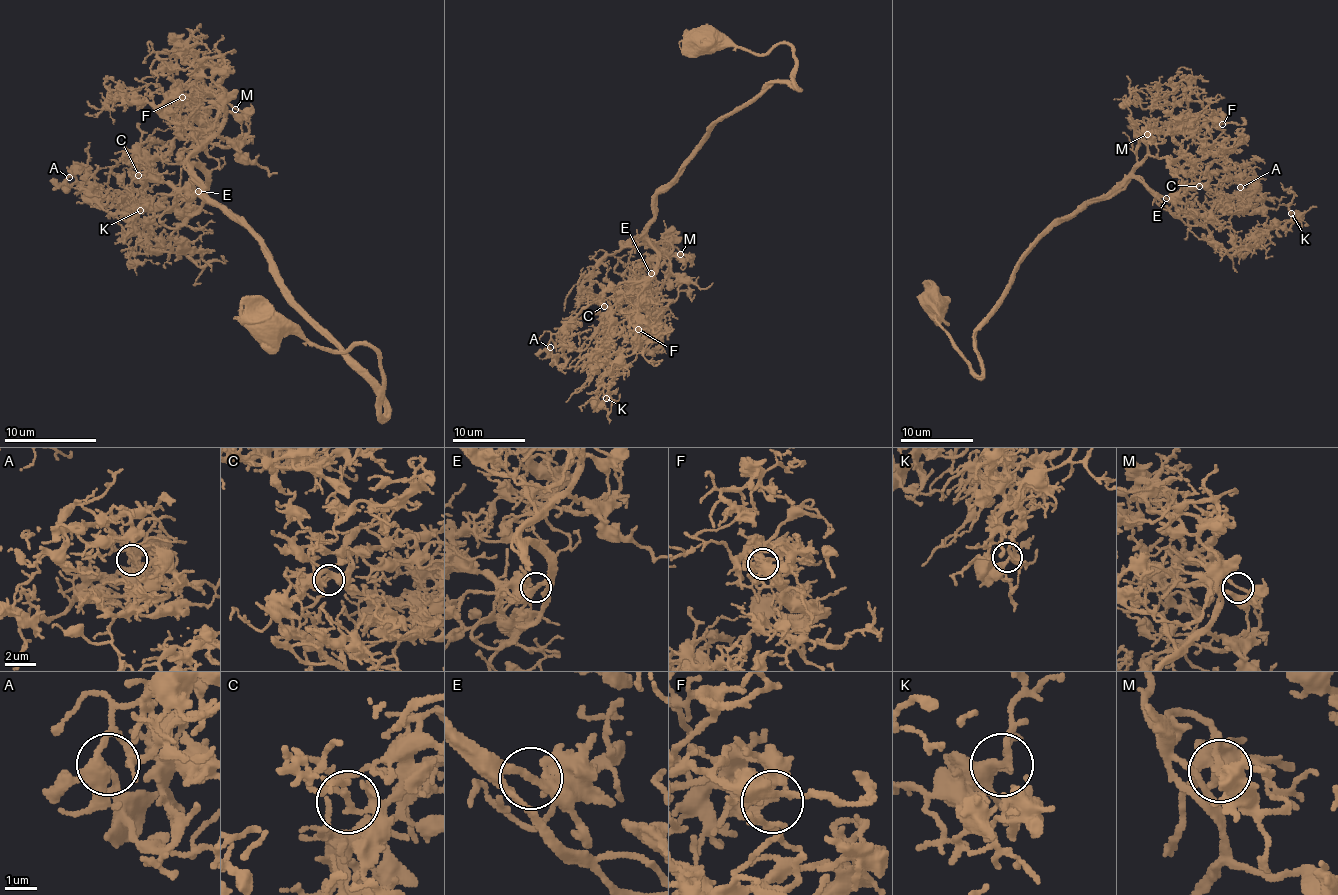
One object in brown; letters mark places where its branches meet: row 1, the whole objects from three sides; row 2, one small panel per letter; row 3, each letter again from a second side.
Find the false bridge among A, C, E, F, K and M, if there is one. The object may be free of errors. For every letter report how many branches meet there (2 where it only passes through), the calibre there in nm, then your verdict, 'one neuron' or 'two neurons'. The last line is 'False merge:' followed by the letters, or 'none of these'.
A: 2 | 260 nm | one neuron
C: 2 | 180 nm | one neuron
E: 2 | 280 nm | one neuron
F: 2 | 220 nm | one neuron
K: 2 | 260 nm | one neuron
M: 2 | 190 nm | one neuron
False merge: none of these

